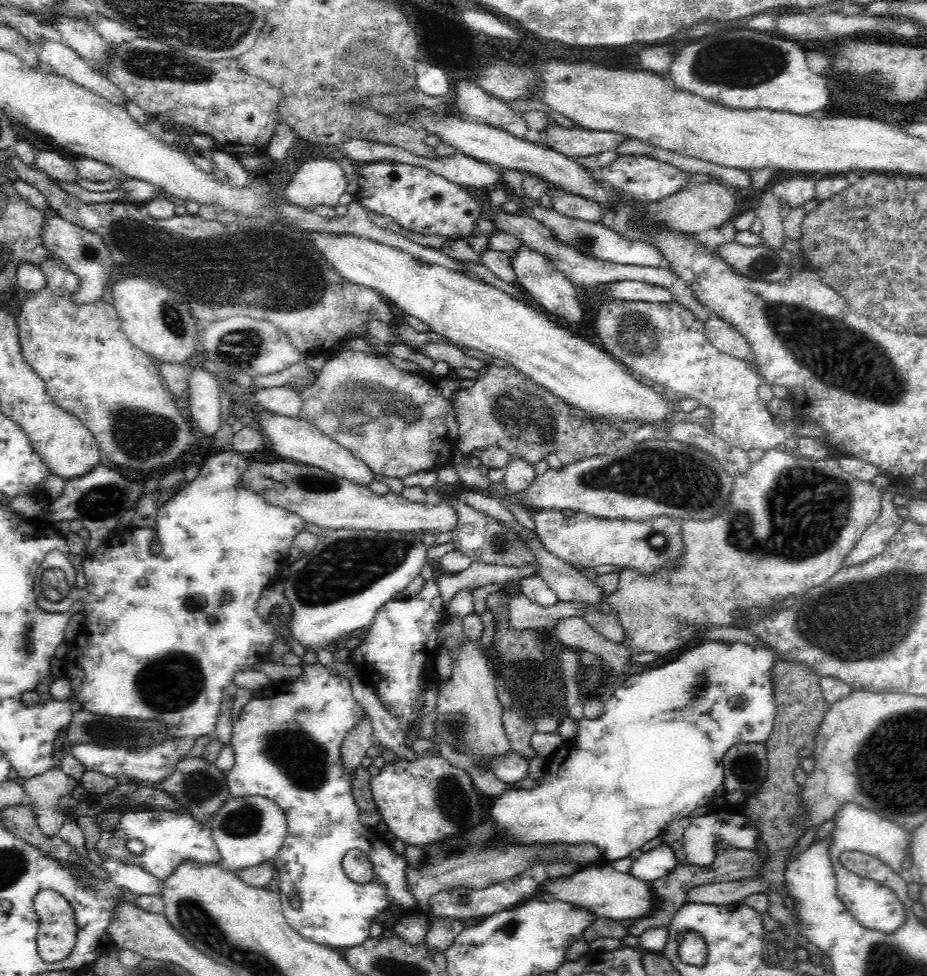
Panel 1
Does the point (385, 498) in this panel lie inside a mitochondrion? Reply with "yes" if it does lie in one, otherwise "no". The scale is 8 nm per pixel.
no

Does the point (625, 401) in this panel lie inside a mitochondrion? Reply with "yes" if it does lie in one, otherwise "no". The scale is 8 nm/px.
no

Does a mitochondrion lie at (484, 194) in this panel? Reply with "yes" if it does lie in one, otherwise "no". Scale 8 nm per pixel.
no

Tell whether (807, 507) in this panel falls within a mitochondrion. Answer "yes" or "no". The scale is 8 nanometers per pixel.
yes

